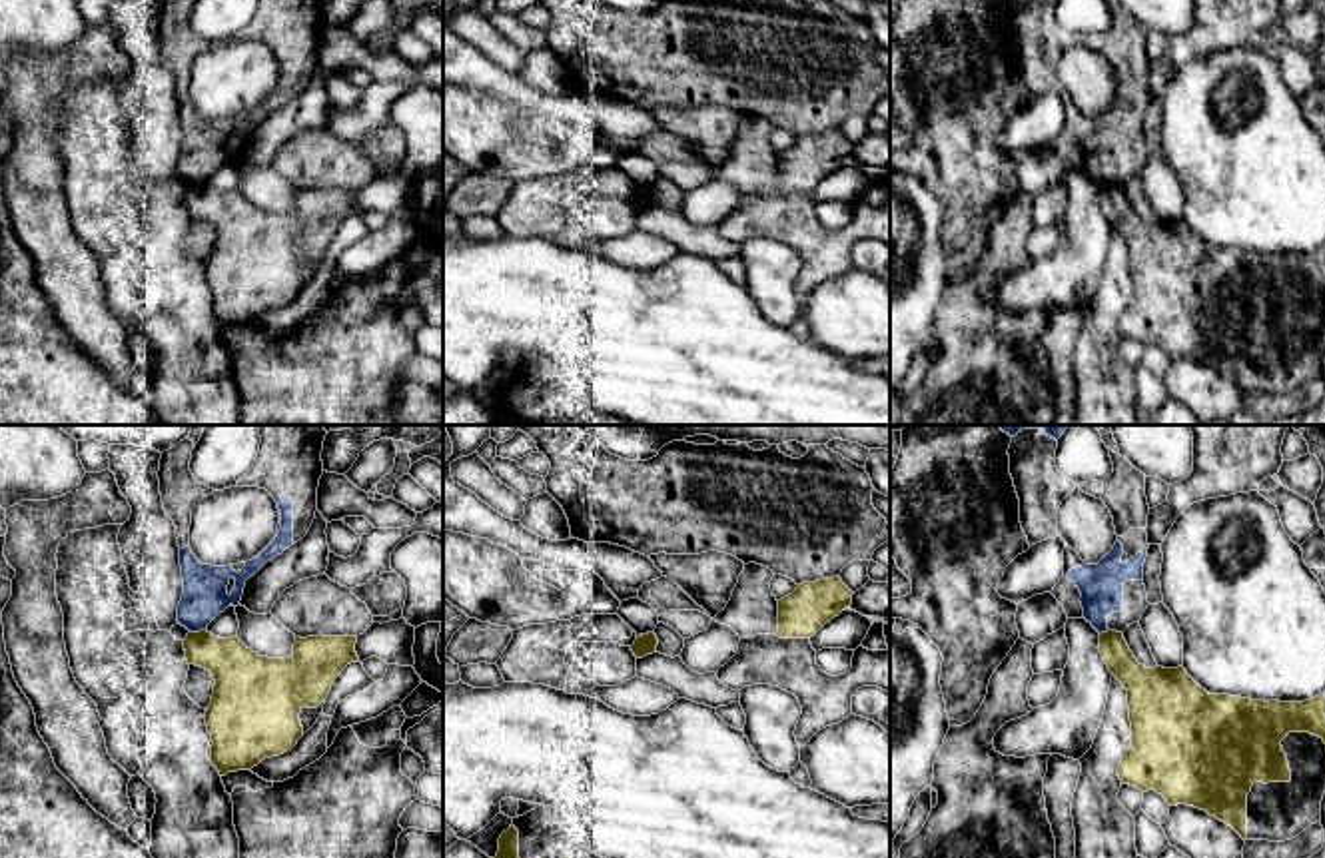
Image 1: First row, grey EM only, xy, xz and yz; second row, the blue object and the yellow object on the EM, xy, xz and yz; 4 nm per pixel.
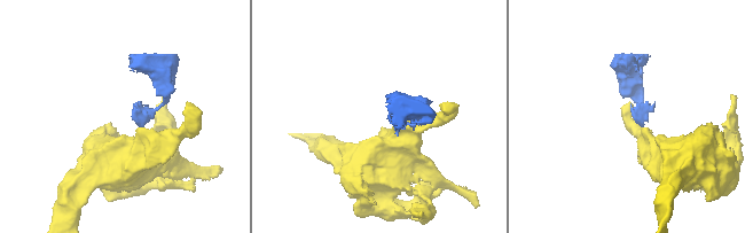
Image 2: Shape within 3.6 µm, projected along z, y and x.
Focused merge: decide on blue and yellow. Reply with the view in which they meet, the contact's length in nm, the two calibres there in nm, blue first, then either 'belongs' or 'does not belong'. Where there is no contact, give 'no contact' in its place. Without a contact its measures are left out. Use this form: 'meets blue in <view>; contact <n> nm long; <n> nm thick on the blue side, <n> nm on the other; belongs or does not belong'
meets blue in xy; contact 70 nm long; 180 nm thick on the blue side, 220 nm on the other; does not belong

